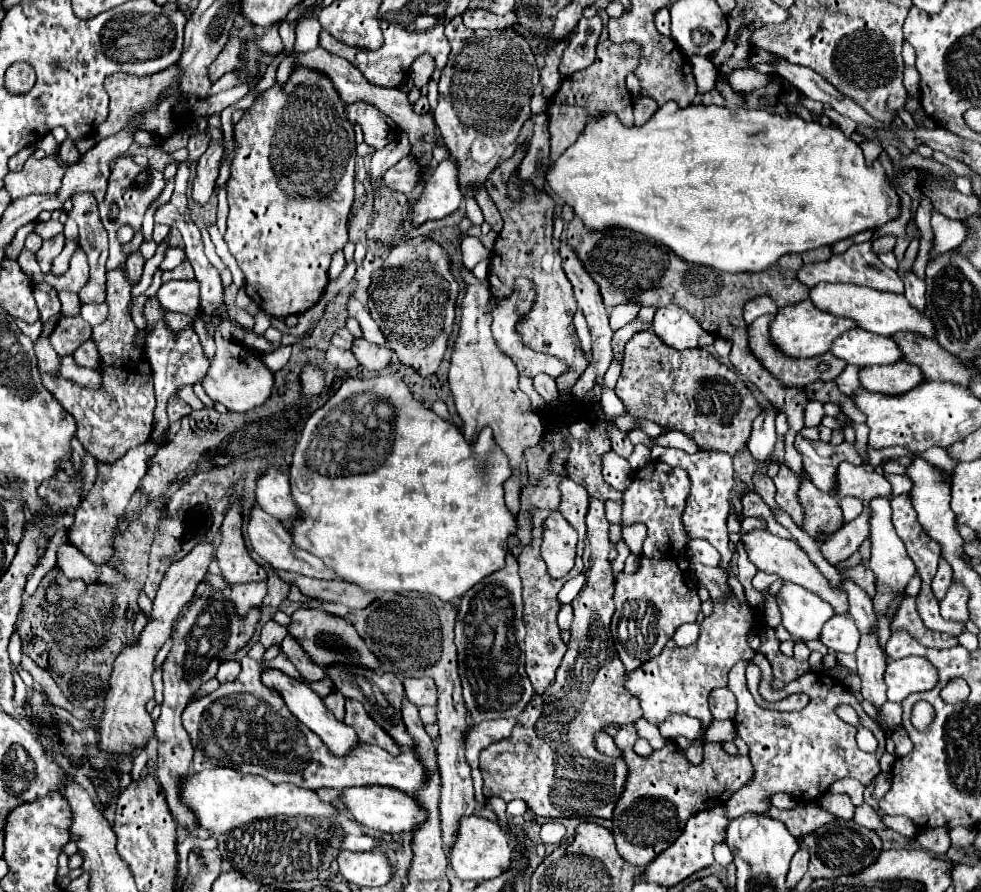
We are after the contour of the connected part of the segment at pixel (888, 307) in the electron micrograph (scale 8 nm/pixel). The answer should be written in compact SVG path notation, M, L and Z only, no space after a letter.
M822 283L822 285L816 285L814 289L810 289L810 299L814 301L814 305L818 309L824 309L824 311L834 313L838 317L850 317L858 323L858 327L862 327L870 333L876 333L876 335L892 337L898 331L910 331L910 333L918 333L918 335L924 335L928 339L934 339L934 325L928 319L928 315L914 309L906 301L904 295L884 293L884 291L876 291L870 287L858 287L858 285Z

